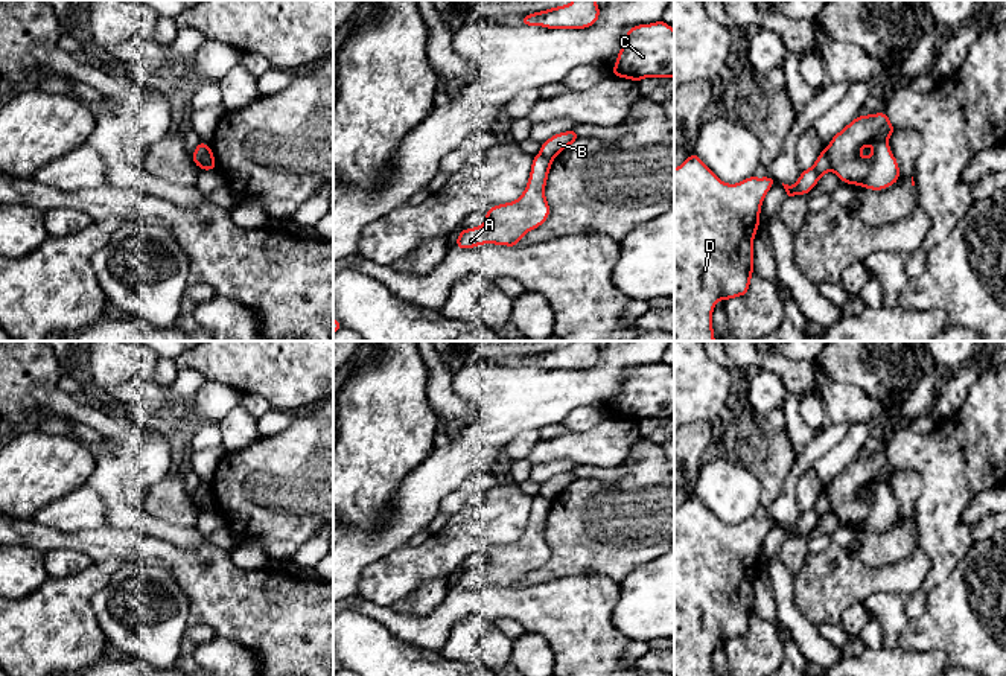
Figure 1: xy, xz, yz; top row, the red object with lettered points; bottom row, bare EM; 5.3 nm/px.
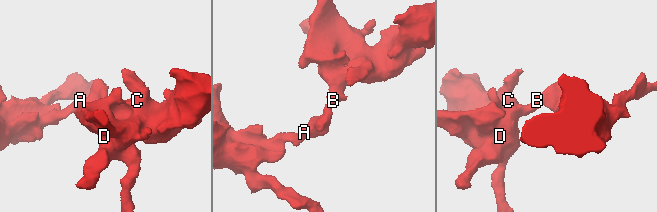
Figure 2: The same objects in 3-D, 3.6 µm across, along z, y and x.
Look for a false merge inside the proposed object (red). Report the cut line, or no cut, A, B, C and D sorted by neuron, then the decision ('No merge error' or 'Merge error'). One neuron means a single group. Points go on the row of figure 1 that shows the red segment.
Split along yz (825, 148), (831, 169). Groups: A / B C D. Merge error

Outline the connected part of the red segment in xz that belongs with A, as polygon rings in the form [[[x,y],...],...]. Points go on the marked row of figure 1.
[[[534,155],[524,193],[513,202],[487,209],[485,222],[475,228],[463,228],[455,247],[460,250],[482,244],[519,247],[524,234],[540,227],[549,218],[551,207],[545,198],[545,186],[551,164],[552,160],[545,155]]]

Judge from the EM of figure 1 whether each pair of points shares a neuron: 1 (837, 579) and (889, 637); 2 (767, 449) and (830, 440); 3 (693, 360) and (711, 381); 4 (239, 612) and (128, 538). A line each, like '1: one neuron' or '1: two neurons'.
1: two neurons
2: two neurons
3: one neuron
4: one neuron

